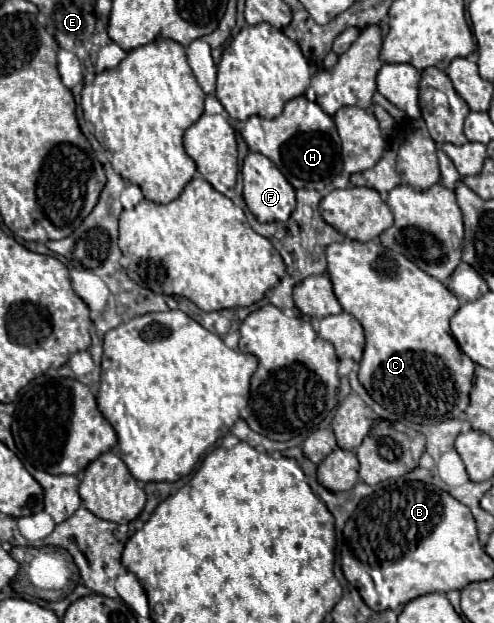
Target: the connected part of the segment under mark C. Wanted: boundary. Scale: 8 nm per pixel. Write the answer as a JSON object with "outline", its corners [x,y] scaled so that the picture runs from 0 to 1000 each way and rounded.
{"outline":[[[696,382],[660,395],[664,443],[676,459],[676,472],[696,501],[713,504],[737,526],[741,555],[729,581],[725,610],[741,629],[777,652],[785,661],[814,668],[838,681],[887,681],[911,671],[927,671],[947,652],[947,632],[960,607],[960,581],[939,571],[923,546],[911,536],[907,514],[931,494],[927,478],[883,446],[870,446],[858,433],[838,427],[822,411],[777,398],[769,385],[725,388]]]}

